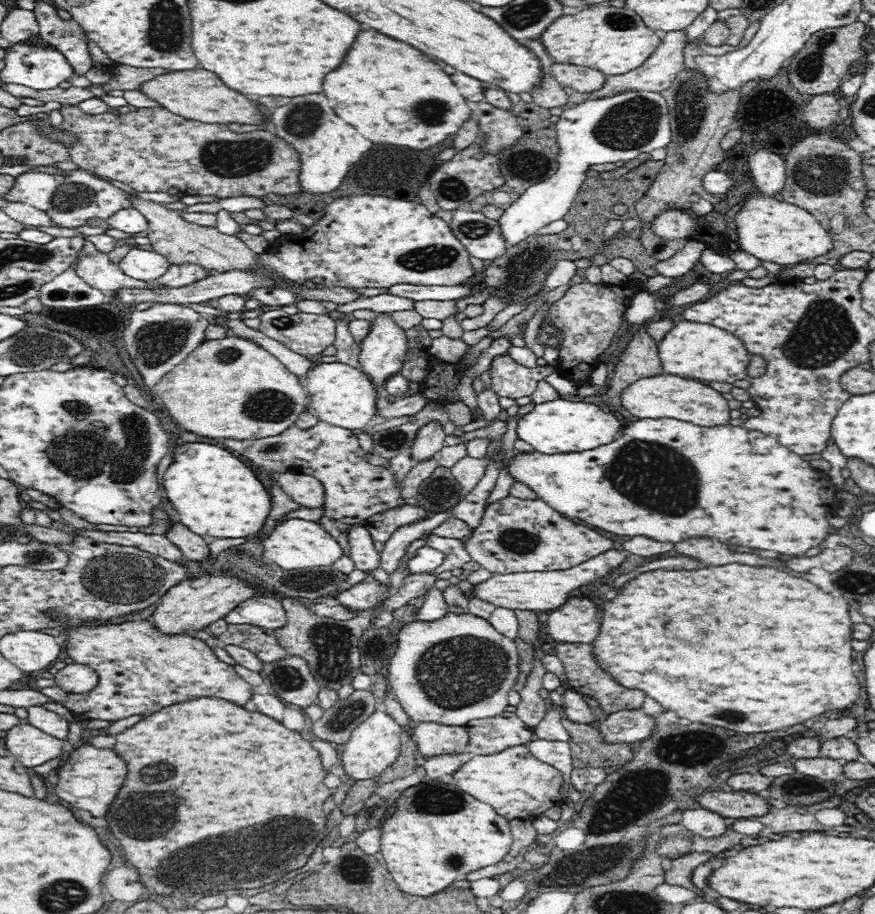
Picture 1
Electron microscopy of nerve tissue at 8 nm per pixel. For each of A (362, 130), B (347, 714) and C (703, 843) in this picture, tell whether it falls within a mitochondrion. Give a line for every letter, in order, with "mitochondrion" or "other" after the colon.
A: other
B: mitochondrion
C: other

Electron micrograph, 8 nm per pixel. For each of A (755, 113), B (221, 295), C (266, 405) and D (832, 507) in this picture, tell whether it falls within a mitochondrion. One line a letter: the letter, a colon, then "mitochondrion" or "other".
A: other
B: other
C: mitochondrion
D: other

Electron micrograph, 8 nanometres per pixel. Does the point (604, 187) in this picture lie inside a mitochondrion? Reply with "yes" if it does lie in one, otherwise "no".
no

